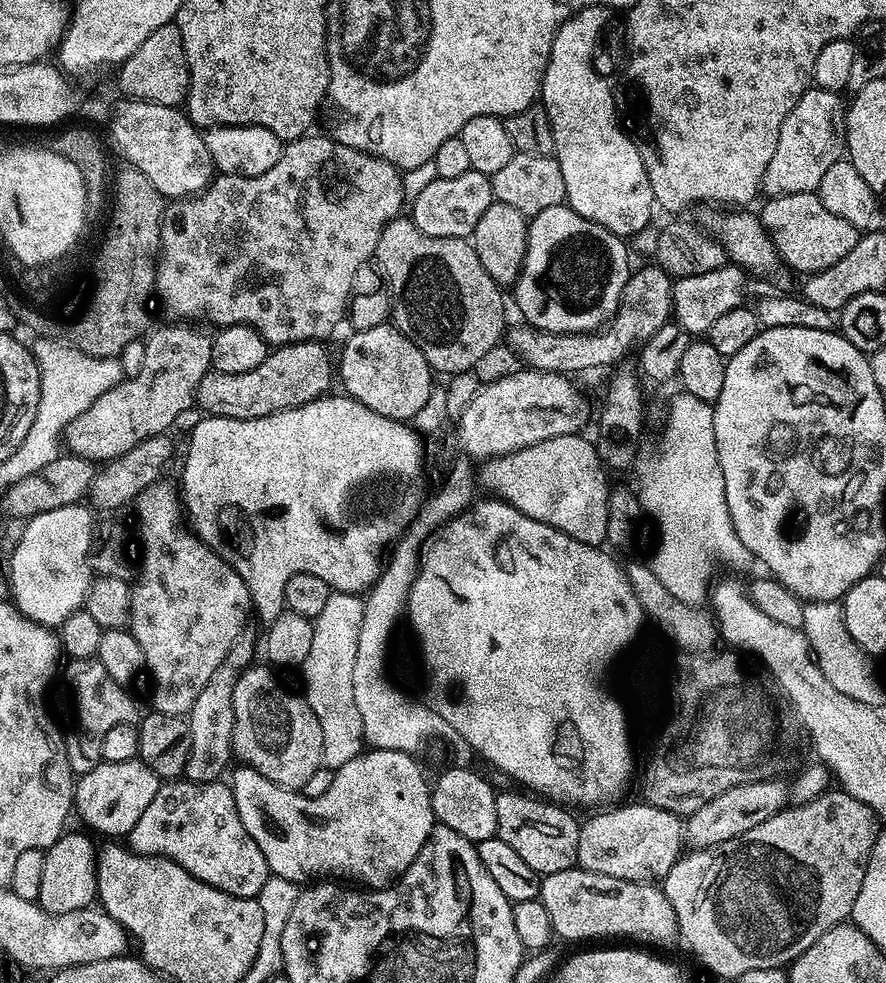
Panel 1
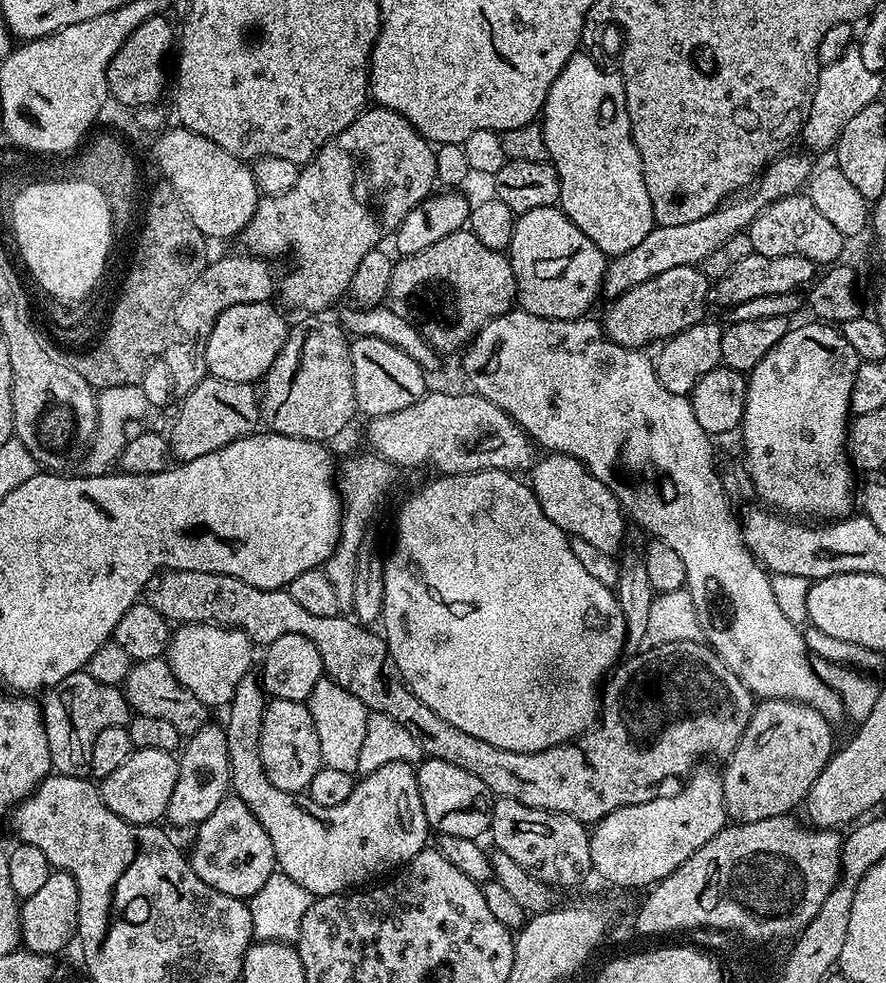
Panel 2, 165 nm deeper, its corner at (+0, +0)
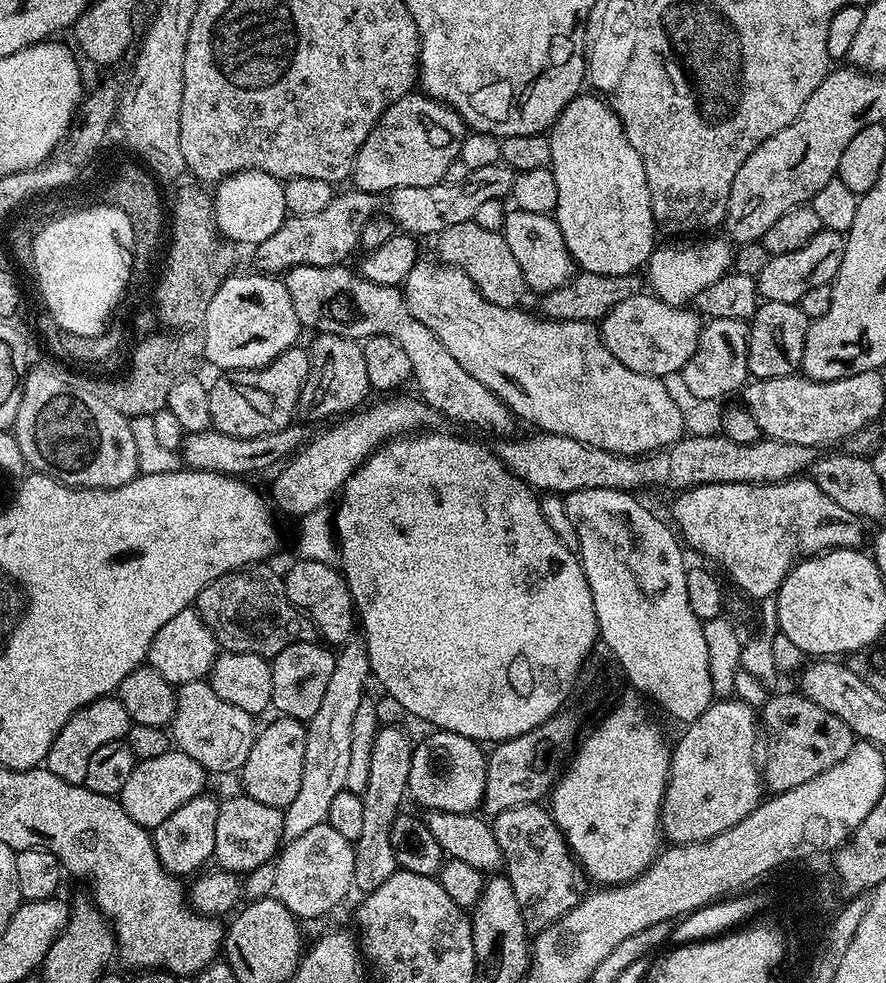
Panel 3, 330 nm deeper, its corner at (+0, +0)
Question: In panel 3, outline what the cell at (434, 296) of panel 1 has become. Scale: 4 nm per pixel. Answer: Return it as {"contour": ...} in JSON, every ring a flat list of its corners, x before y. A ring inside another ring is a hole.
{"contour":[[470,219,458,222,458,226,450,226,450,230,441,232,438,243,439,259,445,264,461,268,470,278,470,282,474,282,476,289,490,302,503,308,514,308,521,303,520,299,526,295,522,270,518,266,518,261,514,259,510,246,506,246,503,232,485,230,483,226,478,226]]}

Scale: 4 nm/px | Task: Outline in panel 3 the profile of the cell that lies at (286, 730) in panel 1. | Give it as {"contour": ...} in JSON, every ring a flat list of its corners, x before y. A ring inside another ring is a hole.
{"contour":[[277,715,268,725,261,727,256,734,254,746,250,746,250,754,246,758,243,768,238,773,238,779,244,783,243,795,254,798,254,802,266,802,266,806,274,806,281,810,287,809,298,795,298,788,302,785,302,768,305,761,306,724,303,720,295,720,289,716]]}

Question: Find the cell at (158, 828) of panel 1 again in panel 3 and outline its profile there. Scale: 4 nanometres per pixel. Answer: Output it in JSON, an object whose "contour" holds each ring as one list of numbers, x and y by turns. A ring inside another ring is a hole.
{"contour":[[237,794,229,800,220,800,218,830,214,830,214,860,227,872,244,874,260,868,280,852,283,838,284,813,266,802,254,802,254,798]]}

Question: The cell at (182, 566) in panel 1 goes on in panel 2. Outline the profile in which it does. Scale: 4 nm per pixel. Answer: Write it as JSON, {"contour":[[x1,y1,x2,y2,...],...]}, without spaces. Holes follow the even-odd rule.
{"contour":[[180,624,171,633,166,649,166,659,174,678,197,696,209,709,226,706,232,700,237,686,245,683,248,671,252,668,252,651,254,645,251,636,237,628,225,628,222,624]]}

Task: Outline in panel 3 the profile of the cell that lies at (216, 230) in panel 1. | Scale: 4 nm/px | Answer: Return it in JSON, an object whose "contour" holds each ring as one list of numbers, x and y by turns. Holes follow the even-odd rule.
{"contour":[[413,90,398,98,372,127,356,155,351,183,361,192,387,194,402,186,434,186,443,181,446,169,460,158,466,125,453,108]]}

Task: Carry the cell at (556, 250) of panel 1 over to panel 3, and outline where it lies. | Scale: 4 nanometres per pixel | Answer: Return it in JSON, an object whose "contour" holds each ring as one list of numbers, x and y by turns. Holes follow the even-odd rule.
{"contour":[[513,207,506,214,503,230,506,246,514,253,514,259,522,270,525,289,543,294,550,290,558,290,574,275,574,261,566,246,566,238,562,238,562,230,558,226,555,215,530,214,530,210]]}

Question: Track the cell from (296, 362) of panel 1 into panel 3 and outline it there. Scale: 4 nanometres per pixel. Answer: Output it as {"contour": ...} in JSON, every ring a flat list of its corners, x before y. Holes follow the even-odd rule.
{"contour":[[321,332,315,337,308,353,308,377,300,391,298,416,301,421,328,420,352,414,365,403,372,388,370,376,366,374,366,354,357,341,347,336]]}

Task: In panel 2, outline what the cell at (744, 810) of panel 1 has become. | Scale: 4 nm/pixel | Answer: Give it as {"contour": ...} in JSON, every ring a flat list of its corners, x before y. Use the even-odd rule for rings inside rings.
{"contour":[[760,700,722,771,724,805,733,821,749,824,787,816,805,803,818,774,832,759,833,725,818,710,796,700]]}

